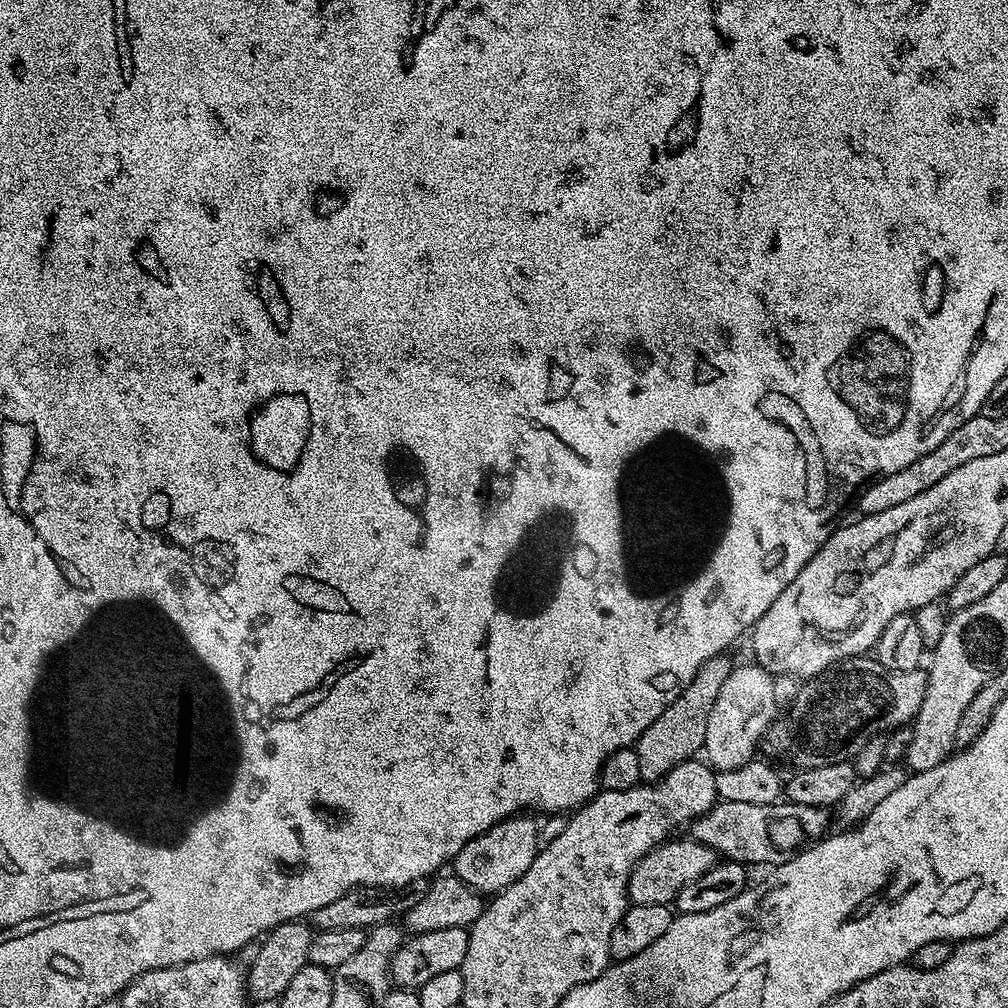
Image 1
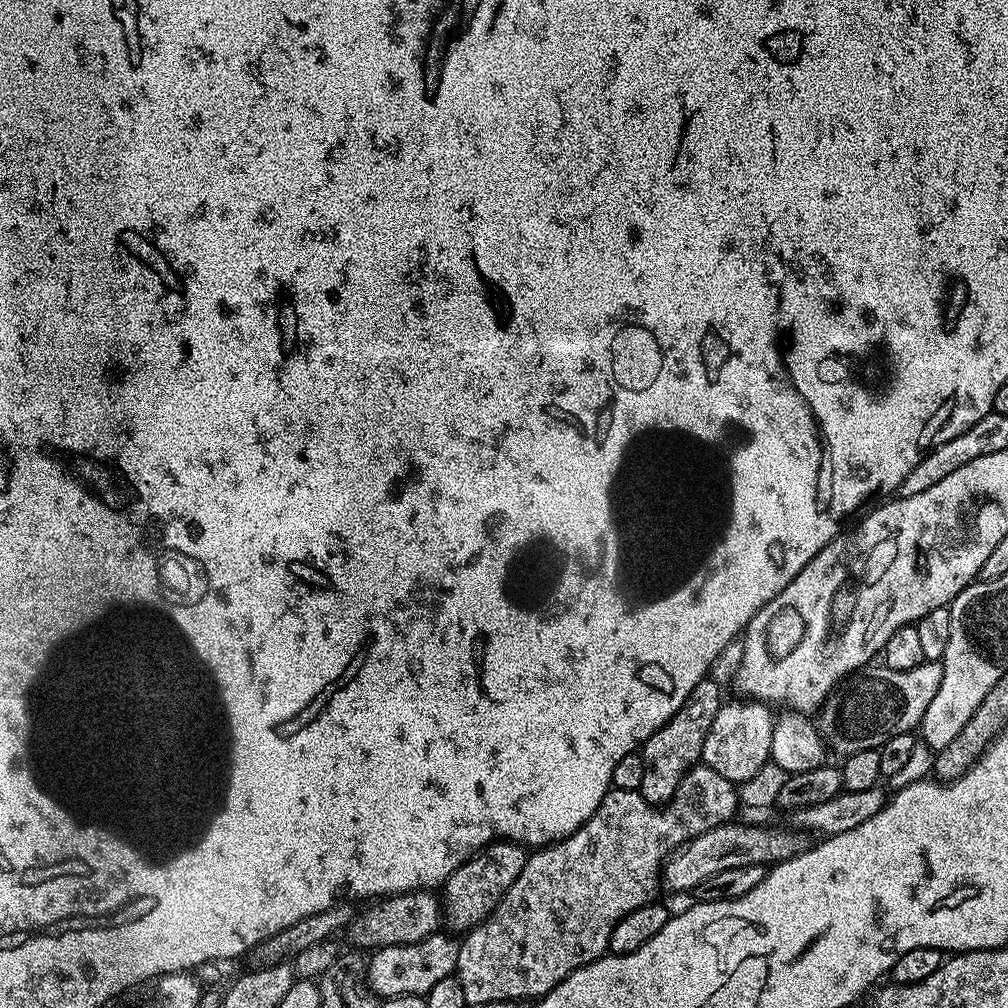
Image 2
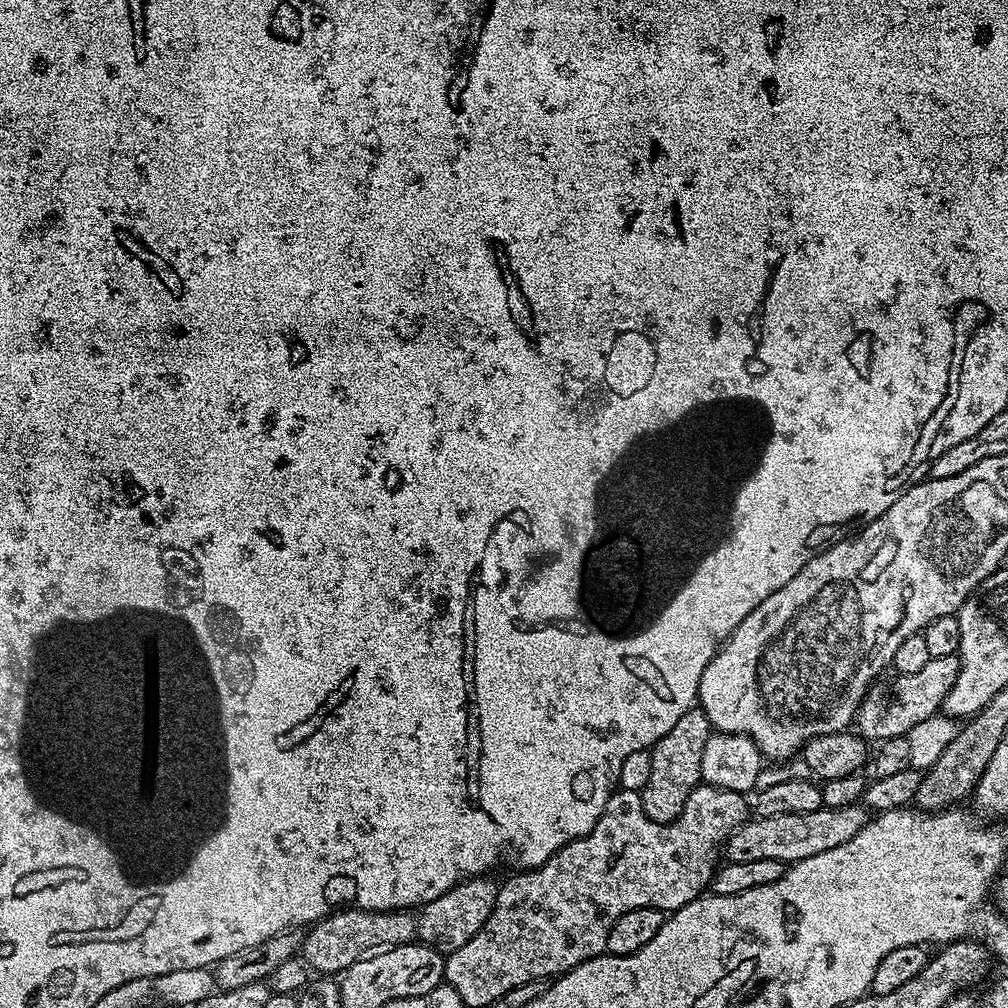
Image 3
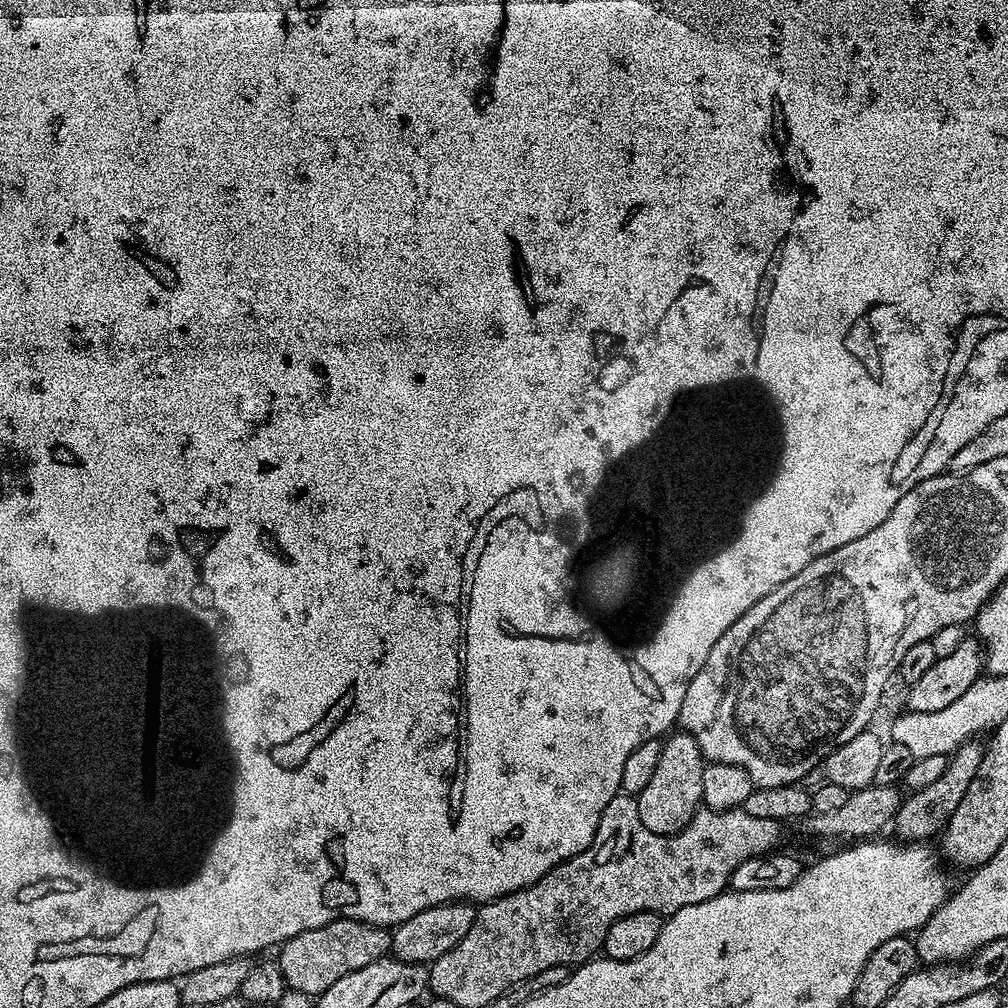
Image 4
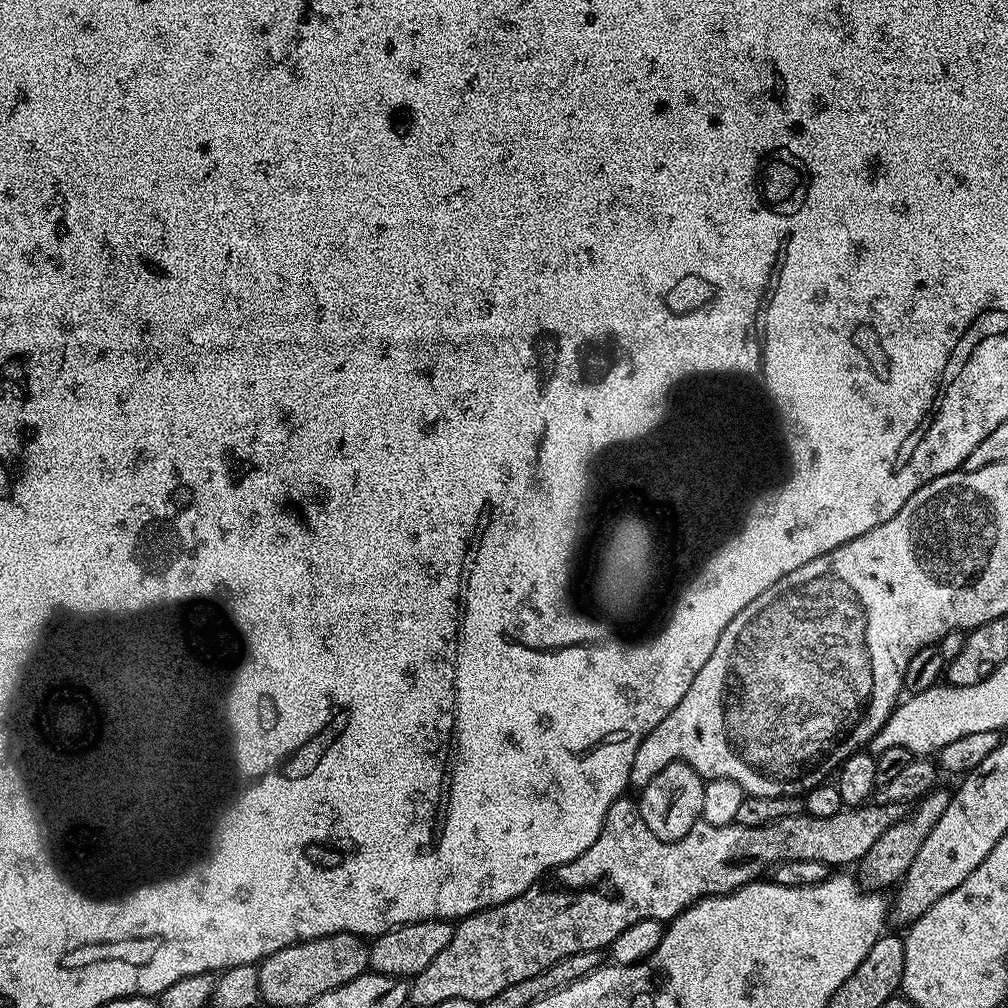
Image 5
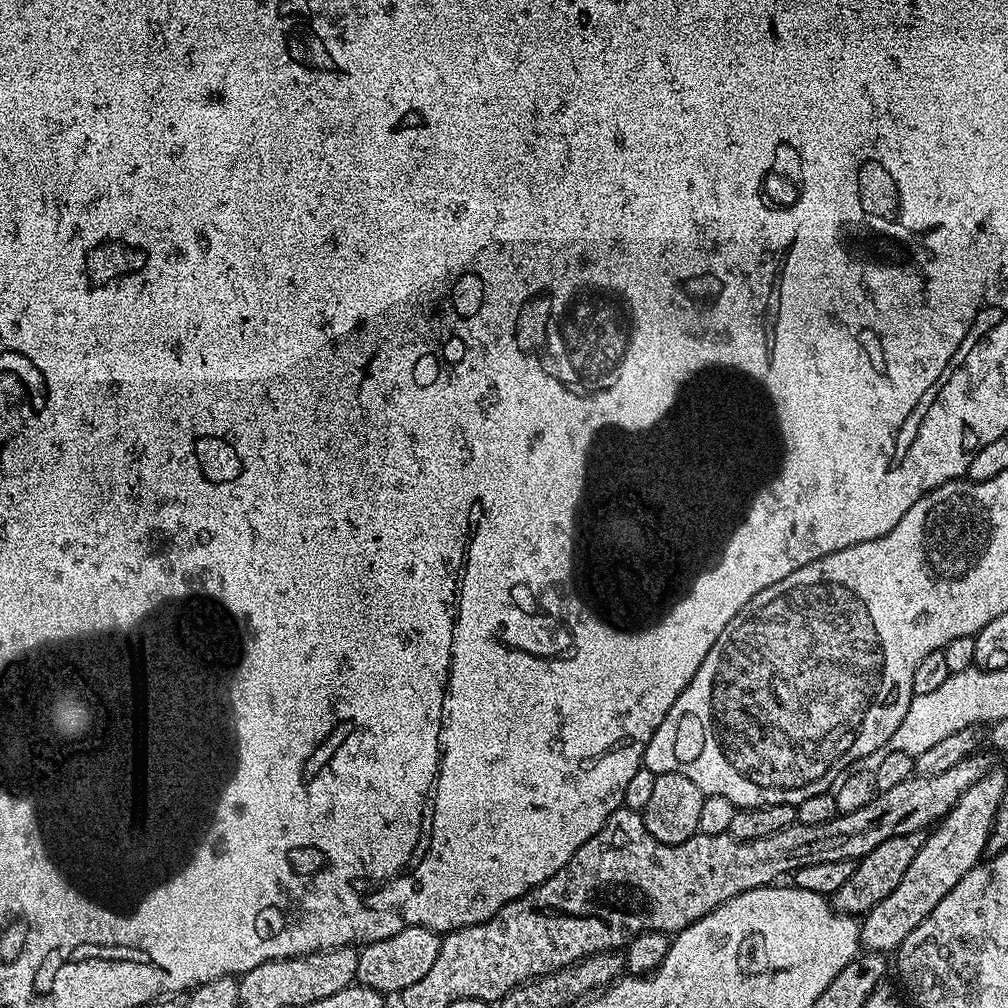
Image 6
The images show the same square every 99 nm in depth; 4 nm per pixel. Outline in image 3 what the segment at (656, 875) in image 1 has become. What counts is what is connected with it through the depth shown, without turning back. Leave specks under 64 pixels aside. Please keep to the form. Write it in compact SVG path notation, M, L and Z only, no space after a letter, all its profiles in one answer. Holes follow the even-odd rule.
M852 804L849 808L823 807L810 810L810 814L778 814L752 818L728 835L722 856L729 864L774 858L791 866L800 860L814 858L814 854L826 854L826 850L834 850L834 846L842 846L842 842L850 842L850 838L854 838L858 830L868 825L869 819L869 809L860 804Z

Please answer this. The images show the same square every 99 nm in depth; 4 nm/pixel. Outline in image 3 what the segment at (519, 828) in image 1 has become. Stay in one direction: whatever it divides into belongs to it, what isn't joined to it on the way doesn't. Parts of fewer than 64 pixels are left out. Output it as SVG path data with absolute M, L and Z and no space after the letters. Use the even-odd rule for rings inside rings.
M491 875L475 876L469 880L463 880L456 884L442 898L434 898L434 902L423 905L416 916L416 934L423 943L429 944L431 948L437 948L439 952L449 953L466 946L478 930L490 918L494 910L496 895L500 889L497 881L492 881Z

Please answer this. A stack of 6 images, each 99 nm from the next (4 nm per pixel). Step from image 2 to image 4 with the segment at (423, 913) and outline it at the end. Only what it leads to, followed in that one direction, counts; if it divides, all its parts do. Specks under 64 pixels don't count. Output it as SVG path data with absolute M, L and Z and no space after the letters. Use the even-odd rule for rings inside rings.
M332 920L326 926L306 930L285 940L278 948L278 963L284 975L284 983L291 991L293 988L304 996L318 998L330 990L338 978L346 978L346 974L354 974L354 970L370 966L370 962L385 959L391 947L392 934L389 929L378 928L361 920Z

